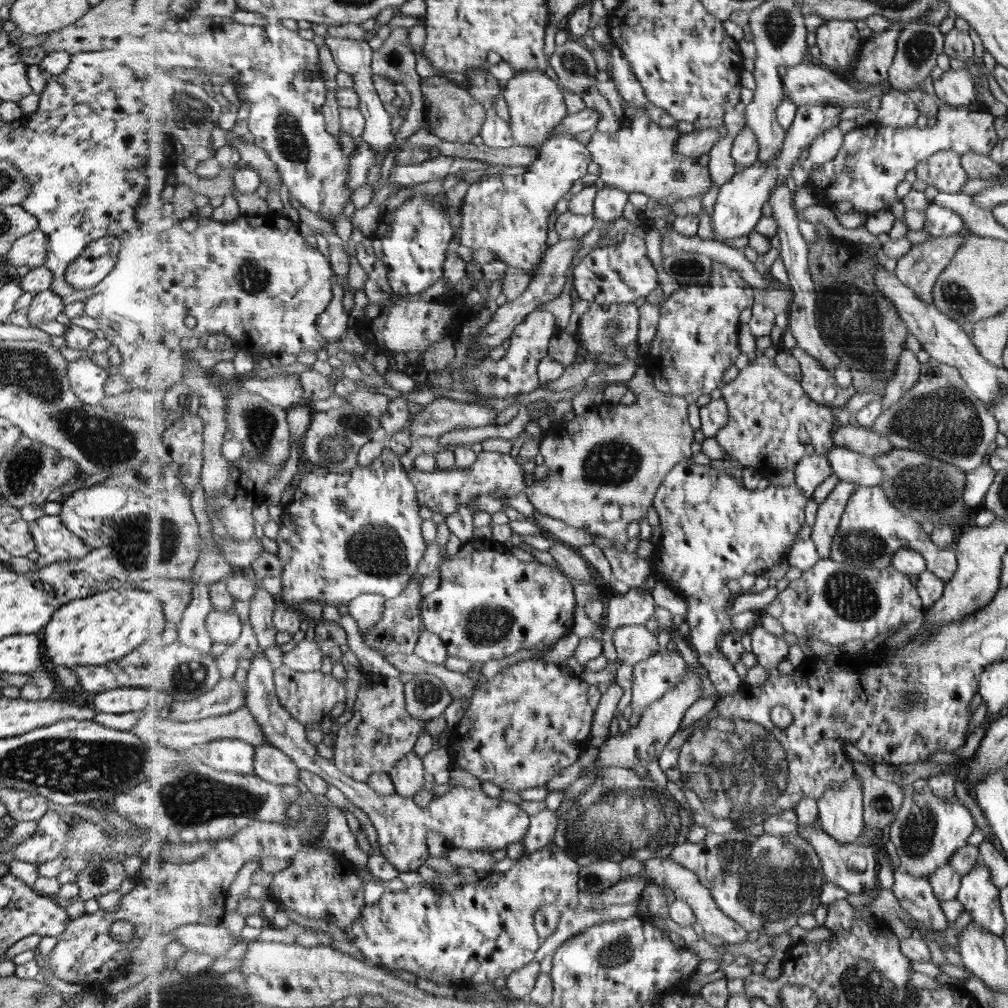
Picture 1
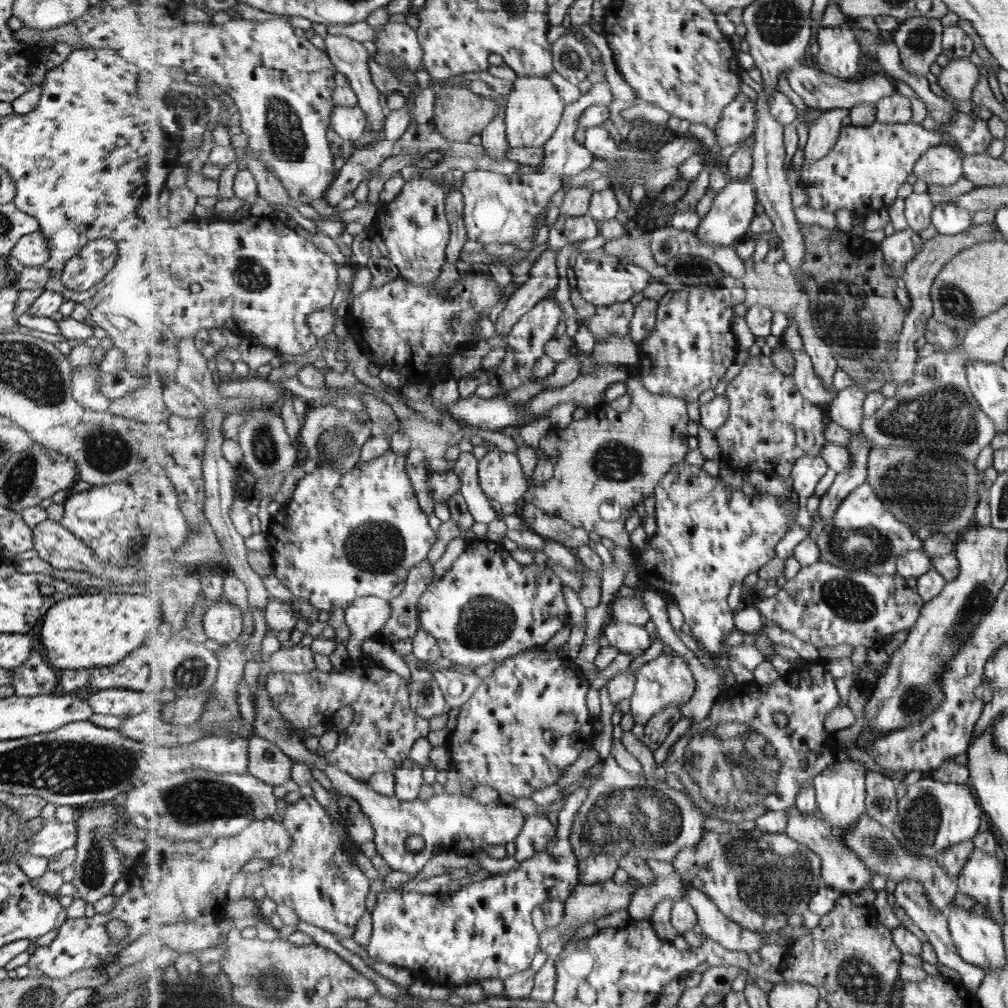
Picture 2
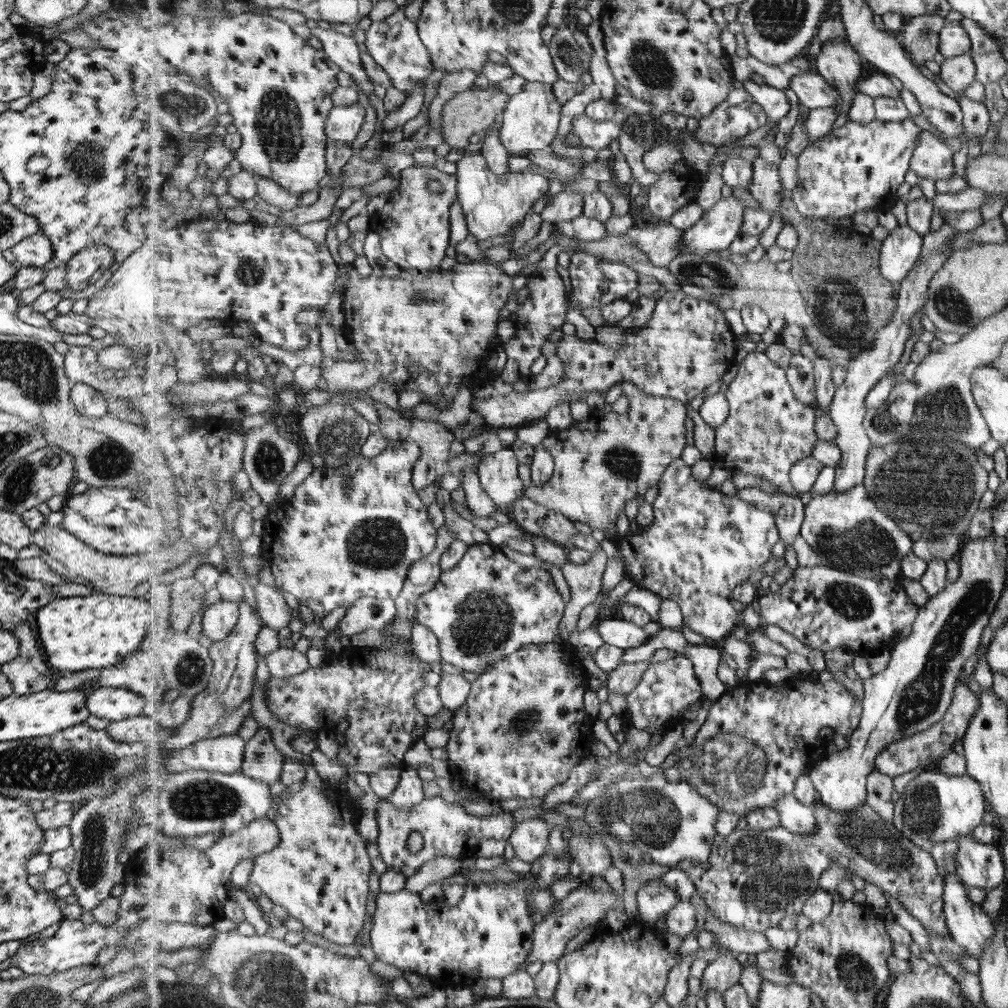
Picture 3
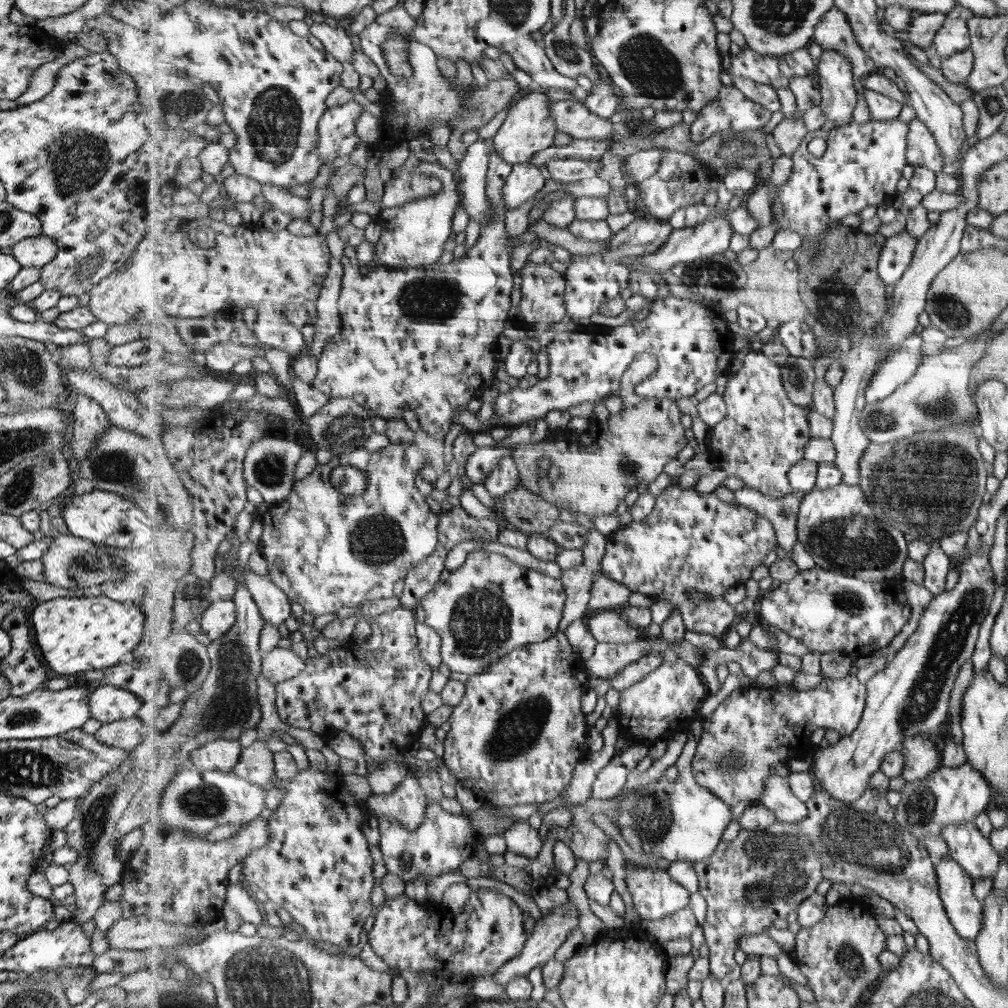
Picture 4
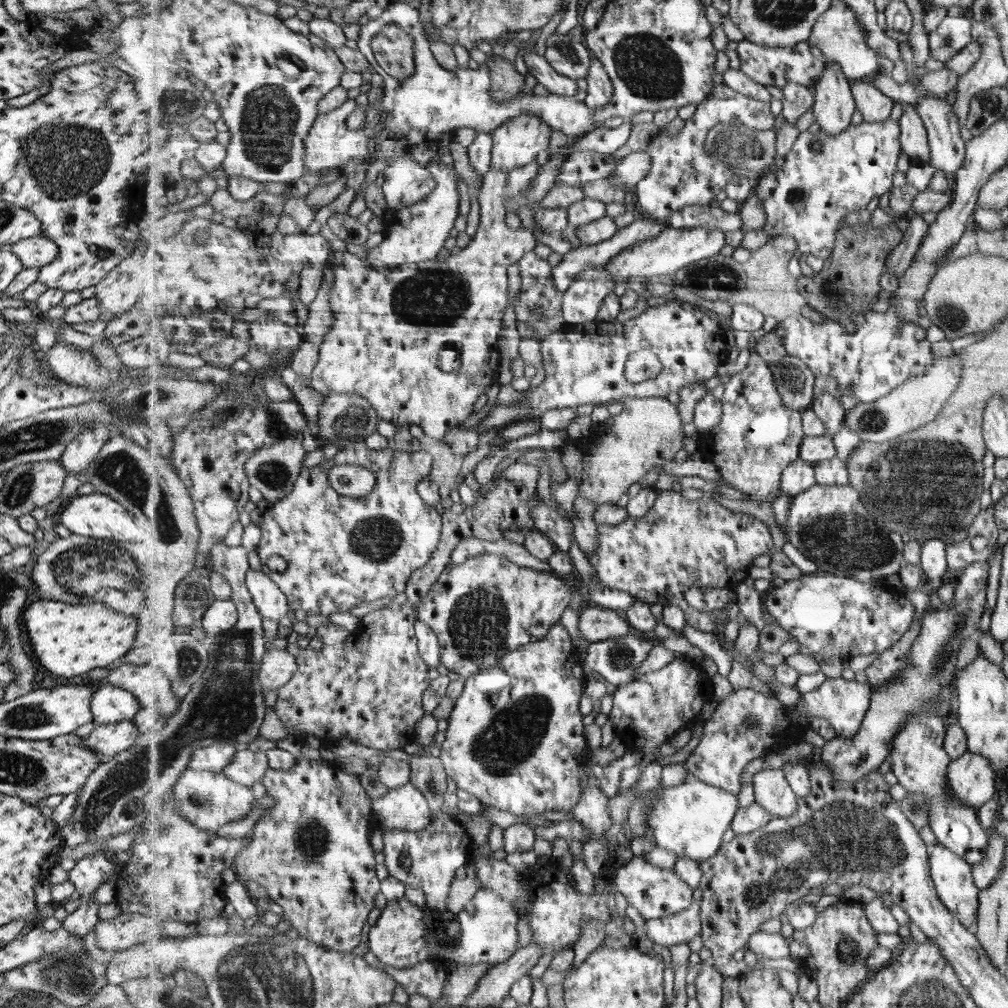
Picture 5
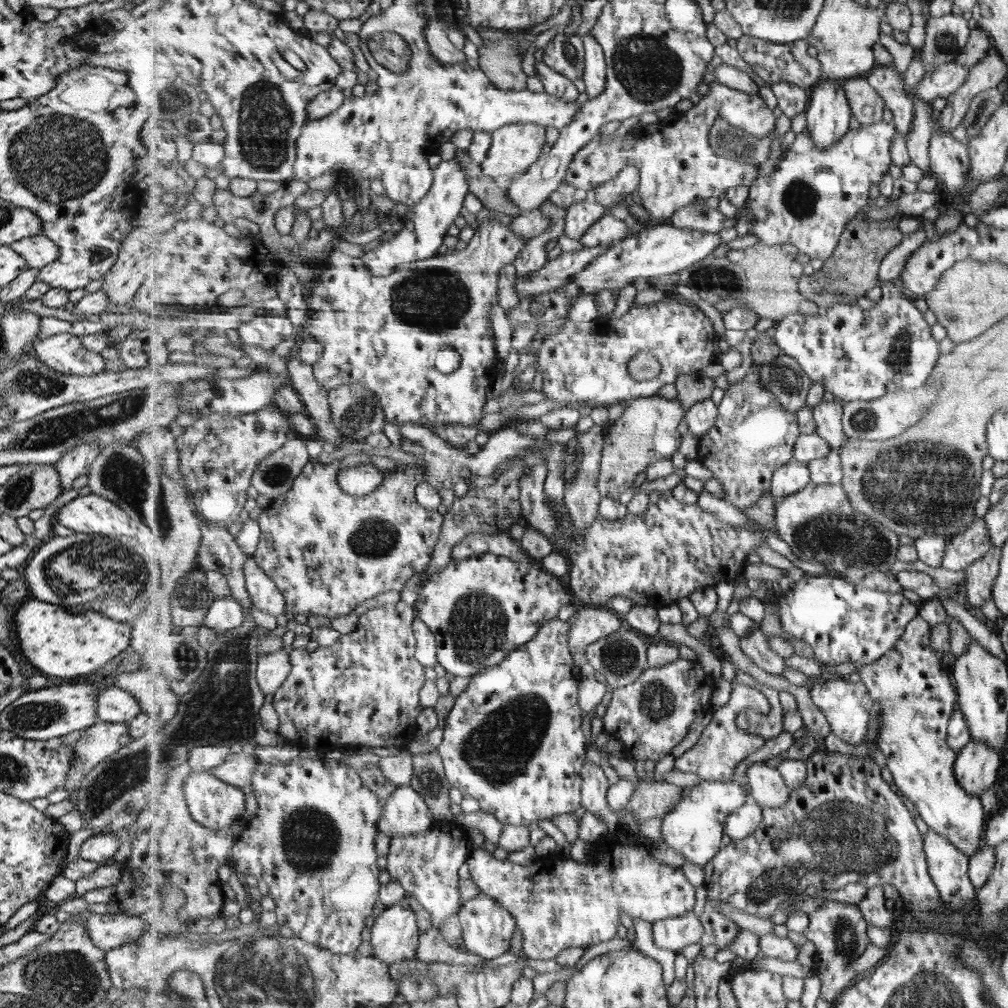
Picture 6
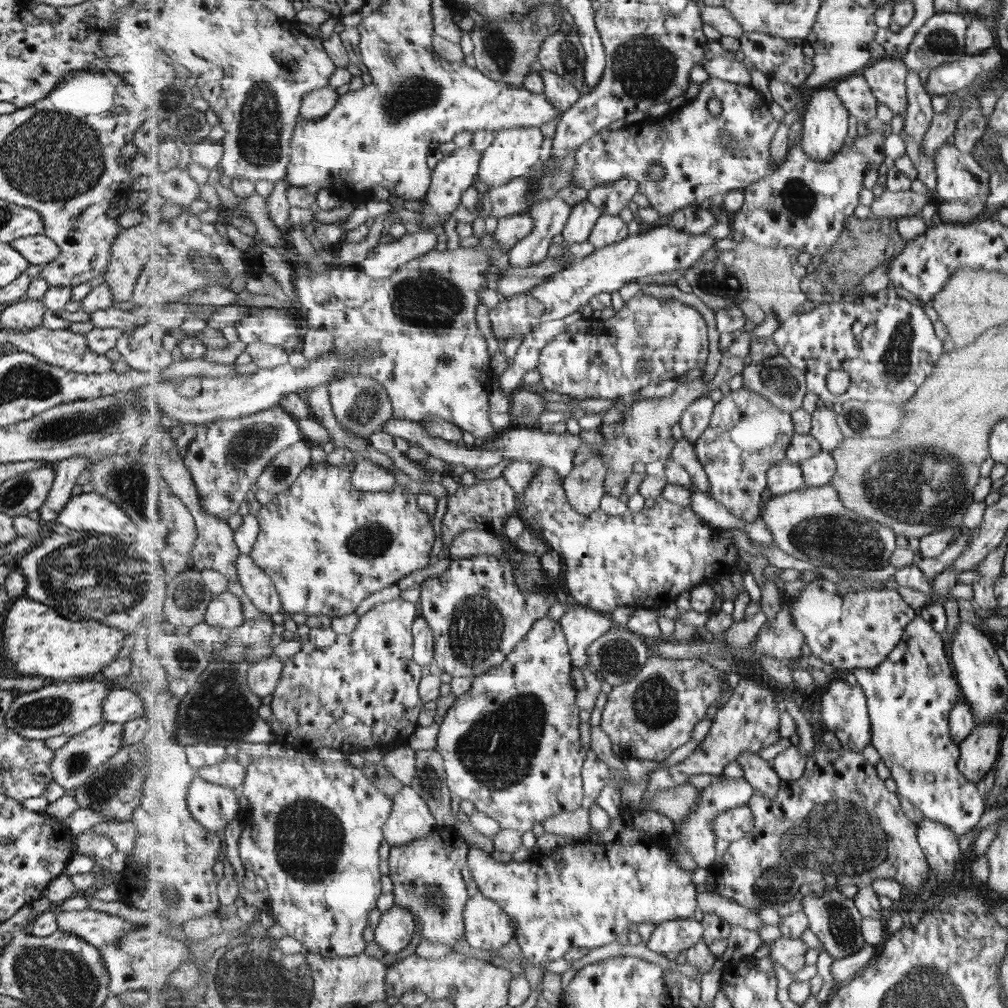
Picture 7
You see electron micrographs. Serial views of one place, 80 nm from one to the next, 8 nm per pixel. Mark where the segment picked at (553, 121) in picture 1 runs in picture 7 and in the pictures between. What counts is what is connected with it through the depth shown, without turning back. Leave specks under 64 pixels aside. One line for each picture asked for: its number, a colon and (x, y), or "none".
2: (534, 109)
3: (531, 121)
4: (529, 127)
5: (519, 141)
6: (515, 148)
7: (515, 151)

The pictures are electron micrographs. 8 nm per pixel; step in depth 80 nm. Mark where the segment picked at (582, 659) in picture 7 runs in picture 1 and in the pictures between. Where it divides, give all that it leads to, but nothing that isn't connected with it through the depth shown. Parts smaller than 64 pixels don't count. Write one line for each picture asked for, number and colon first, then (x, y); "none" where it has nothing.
1: (634, 643)
2: (633, 639)
3: (626, 634)
4: (606, 626)
5: (596, 624)
6: (589, 625)

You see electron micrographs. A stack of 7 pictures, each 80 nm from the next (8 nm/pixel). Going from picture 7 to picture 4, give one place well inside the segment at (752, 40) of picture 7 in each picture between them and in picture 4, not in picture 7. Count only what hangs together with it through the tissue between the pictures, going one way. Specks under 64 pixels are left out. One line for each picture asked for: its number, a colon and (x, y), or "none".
4: (777, 72)
5: (777, 66)
6: (773, 62)

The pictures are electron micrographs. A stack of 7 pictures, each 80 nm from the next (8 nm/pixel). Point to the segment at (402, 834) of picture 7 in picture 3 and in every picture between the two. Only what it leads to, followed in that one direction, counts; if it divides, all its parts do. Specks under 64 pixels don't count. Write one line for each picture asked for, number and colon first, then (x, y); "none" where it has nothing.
3: (409, 793)
4: (407, 804)
5: (406, 808)
6: (406, 812)

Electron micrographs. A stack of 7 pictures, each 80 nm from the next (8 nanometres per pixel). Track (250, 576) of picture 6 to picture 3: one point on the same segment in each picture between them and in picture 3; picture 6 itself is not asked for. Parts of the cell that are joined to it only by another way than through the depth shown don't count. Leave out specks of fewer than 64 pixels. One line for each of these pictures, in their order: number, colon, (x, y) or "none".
3: (273, 610)
4: (273, 602)
5: (272, 602)

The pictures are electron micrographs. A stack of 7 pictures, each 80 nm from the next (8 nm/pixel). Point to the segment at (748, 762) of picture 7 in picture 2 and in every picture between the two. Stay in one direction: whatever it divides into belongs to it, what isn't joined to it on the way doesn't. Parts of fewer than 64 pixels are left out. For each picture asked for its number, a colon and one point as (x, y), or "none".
2: (842, 870)
3: (795, 816)
4: (779, 797)
5: (772, 790)
6: (769, 789)

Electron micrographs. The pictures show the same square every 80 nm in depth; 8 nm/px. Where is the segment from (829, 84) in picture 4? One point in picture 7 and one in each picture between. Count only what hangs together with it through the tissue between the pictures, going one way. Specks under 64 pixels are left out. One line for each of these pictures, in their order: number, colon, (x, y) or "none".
5: (835, 105)
6: (829, 114)
7: (825, 126)

